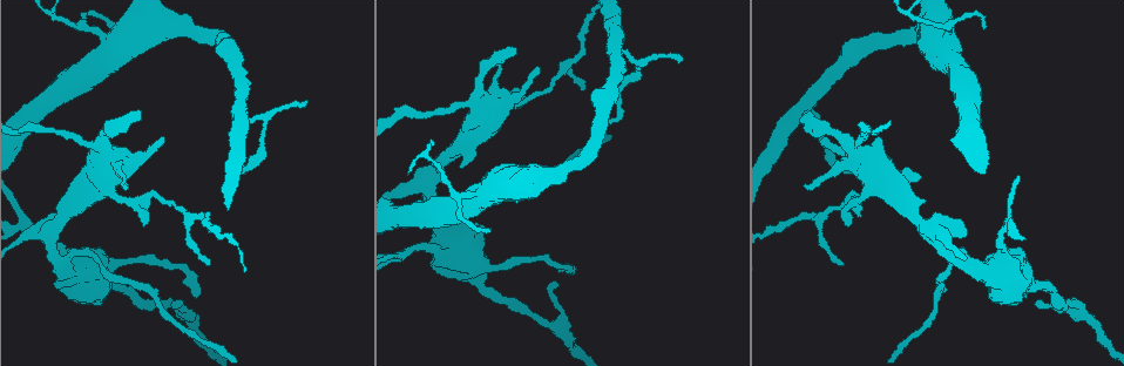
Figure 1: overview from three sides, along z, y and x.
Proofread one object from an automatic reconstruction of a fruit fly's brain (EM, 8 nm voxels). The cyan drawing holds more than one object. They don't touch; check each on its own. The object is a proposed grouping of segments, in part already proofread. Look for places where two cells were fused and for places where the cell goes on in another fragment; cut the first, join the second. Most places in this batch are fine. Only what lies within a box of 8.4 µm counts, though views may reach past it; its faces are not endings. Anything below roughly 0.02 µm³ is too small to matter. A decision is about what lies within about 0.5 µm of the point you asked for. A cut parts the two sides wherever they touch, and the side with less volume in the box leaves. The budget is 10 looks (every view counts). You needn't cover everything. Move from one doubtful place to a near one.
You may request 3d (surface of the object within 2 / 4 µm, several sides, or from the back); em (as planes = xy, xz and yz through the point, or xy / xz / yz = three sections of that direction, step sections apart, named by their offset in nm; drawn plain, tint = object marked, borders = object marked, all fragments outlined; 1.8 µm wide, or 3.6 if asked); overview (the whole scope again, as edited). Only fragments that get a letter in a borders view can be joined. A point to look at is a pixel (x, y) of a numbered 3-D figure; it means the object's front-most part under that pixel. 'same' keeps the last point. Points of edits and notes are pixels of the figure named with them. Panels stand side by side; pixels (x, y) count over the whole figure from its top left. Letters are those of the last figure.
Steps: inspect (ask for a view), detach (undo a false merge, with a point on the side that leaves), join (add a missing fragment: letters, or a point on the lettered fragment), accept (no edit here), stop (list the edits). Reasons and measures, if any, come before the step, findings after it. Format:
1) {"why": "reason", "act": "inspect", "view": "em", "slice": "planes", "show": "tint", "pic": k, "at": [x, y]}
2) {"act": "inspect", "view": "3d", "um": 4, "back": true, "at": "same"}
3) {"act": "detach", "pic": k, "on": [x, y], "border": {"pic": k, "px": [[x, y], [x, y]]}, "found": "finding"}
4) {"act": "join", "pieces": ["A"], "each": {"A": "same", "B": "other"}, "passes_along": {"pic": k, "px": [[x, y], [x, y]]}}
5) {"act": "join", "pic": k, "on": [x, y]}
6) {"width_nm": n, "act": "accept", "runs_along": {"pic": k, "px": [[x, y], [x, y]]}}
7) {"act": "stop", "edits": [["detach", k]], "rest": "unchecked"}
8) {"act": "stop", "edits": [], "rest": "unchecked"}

{"why": "thin end", "act": "inspect", "view": "em", "slice": "xy", "step": 8, "show": "tint", "pic": 1, "at": [198, 295]}

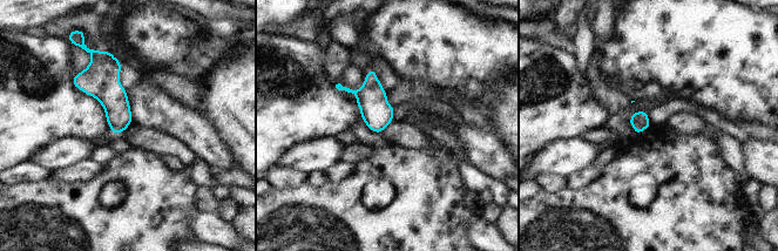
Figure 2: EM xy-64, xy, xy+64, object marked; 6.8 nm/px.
{"why": "another direction", "act": "inspect", "view": "em", "slice": "planes", "show": "borders", "at": "same"}

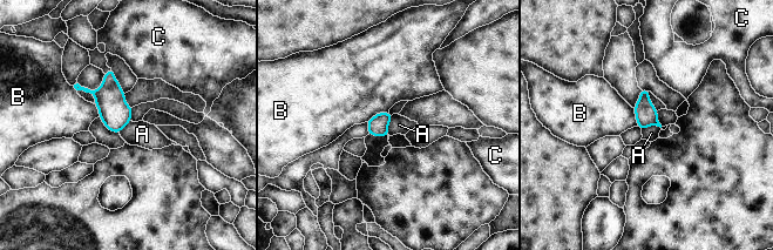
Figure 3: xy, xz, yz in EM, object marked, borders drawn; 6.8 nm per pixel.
{"width_nm": 140, "act": "accept", "each": {"A": "other", "B": "other", "C": "other"}, "border": {"pic": 3, "px": [[393, 114], [388, 124], [388, 135]]}, "found": "no lettered fragment goes on from it"}

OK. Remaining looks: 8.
{"why": "an open end", "act": "inspect", "view": "em", "slice": "planes", "show": "borders", "pic": 1, "at": [514, 52]}

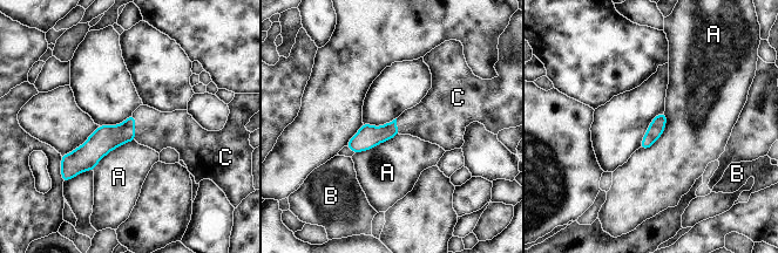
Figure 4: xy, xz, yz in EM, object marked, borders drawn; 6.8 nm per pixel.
{"act": "join", "pieces": ["C"], "each": {"A": "other", "B": "other", "C": "same"}, "passes_along": {"pic": 4, "px": [[106, 138], [134, 127], [157, 130]]}, "found": "it goes on there"}

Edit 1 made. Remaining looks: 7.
{"why": "calibre changes", "act": "inspect", "view": "em", "um": 3.6, "slice": "planes", "show": "plain", "pic": 1, "at": [945, 43]}

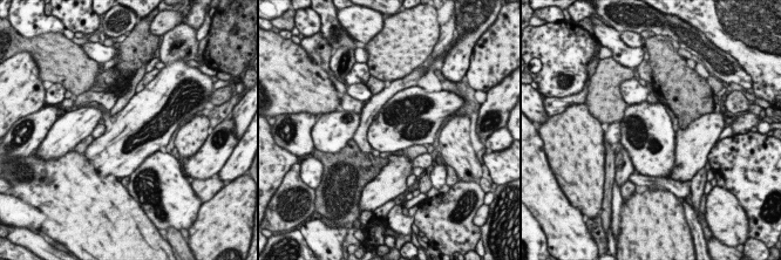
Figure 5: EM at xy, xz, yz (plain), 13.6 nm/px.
{"why": "what lies round it", "act": "inspect", "view": "em", "um": 3.6, "slice": "planes", "show": "borders", "at": "same"}

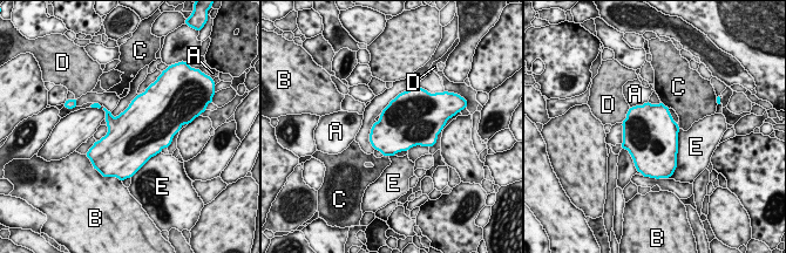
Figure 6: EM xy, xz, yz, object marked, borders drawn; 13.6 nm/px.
{"act": "accept", "each": {"A": "other", "B": "other", "C": "other", "D": "other", "E": "other"}, "border": {"pic": 6, "px": [[96, 107], [104, 111], [104, 118]]}, "found": "all the same cell"}

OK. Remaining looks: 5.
{"why": "free end", "act": "inspect", "view": "3d", "um": 4, "pic": 1, "at": [681, 58]}

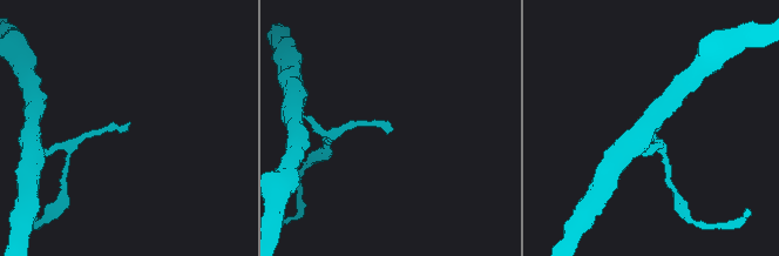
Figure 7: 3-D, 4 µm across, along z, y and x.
{"why": "shape alone is not enough", "act": "inspect", "view": "em", "slice": "yz", "step": 16, "show": "tint", "pic": 7, "at": [392, 129]}

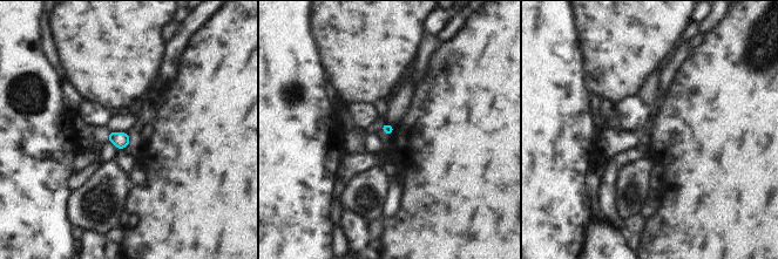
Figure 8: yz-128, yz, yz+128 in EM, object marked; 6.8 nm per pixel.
{"why": "another direction", "act": "inspect", "view": "em", "slice": "planes", "show": "borders", "at": "same"}

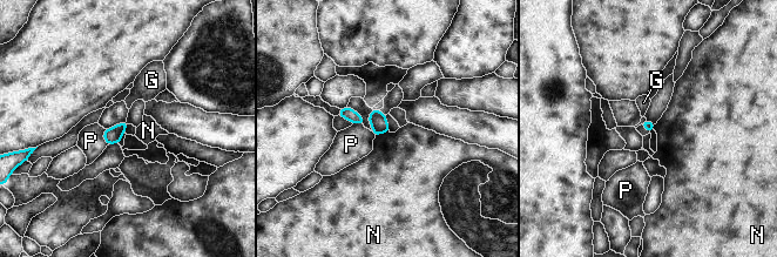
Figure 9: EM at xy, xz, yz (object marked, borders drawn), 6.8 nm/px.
{"longest_contact_nm": ["P", 110], "act": "accept", "each": {"G": "other", "N": "other", "P": "other"}, "border": {"pic": 9, "px": [[389, 130], [376, 136]]}, "found": "none of them fits"}

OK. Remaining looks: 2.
{"act": "stop", "edits": [["join", 4]], "rest": "unchecked"}

